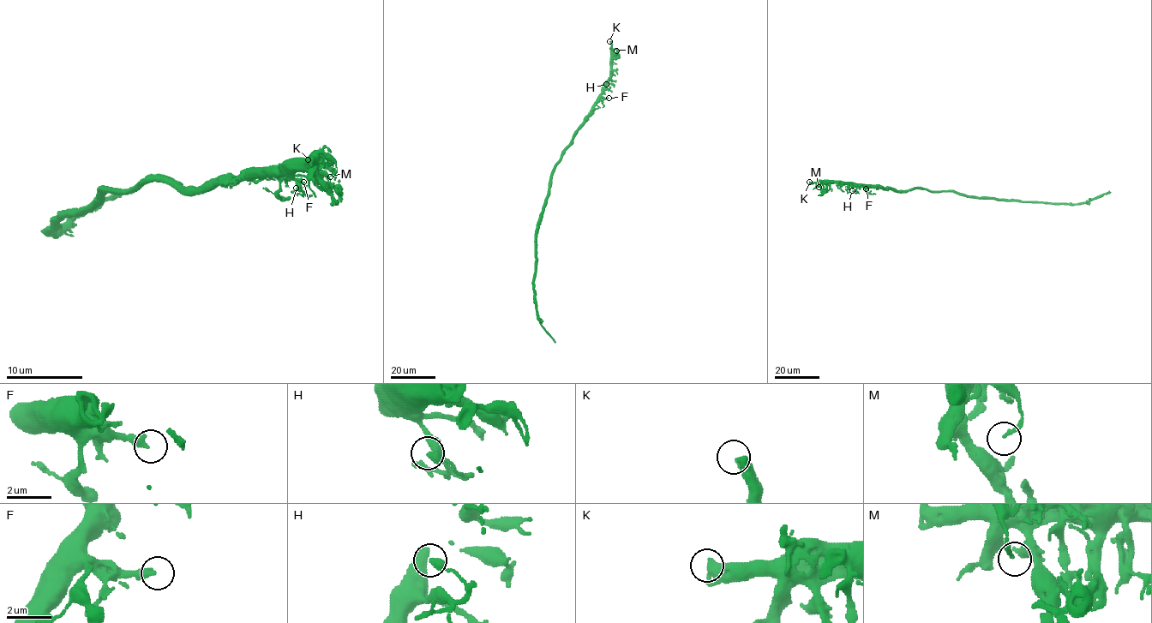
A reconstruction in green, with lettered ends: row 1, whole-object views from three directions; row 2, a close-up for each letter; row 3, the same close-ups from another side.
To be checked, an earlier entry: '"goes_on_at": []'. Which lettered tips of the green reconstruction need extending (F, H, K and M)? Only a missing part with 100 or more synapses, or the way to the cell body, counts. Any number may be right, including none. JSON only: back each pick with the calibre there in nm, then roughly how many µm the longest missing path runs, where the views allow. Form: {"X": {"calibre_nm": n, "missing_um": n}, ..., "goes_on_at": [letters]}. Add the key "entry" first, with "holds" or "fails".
{"entry": "holds", "goes_on_at": []}

